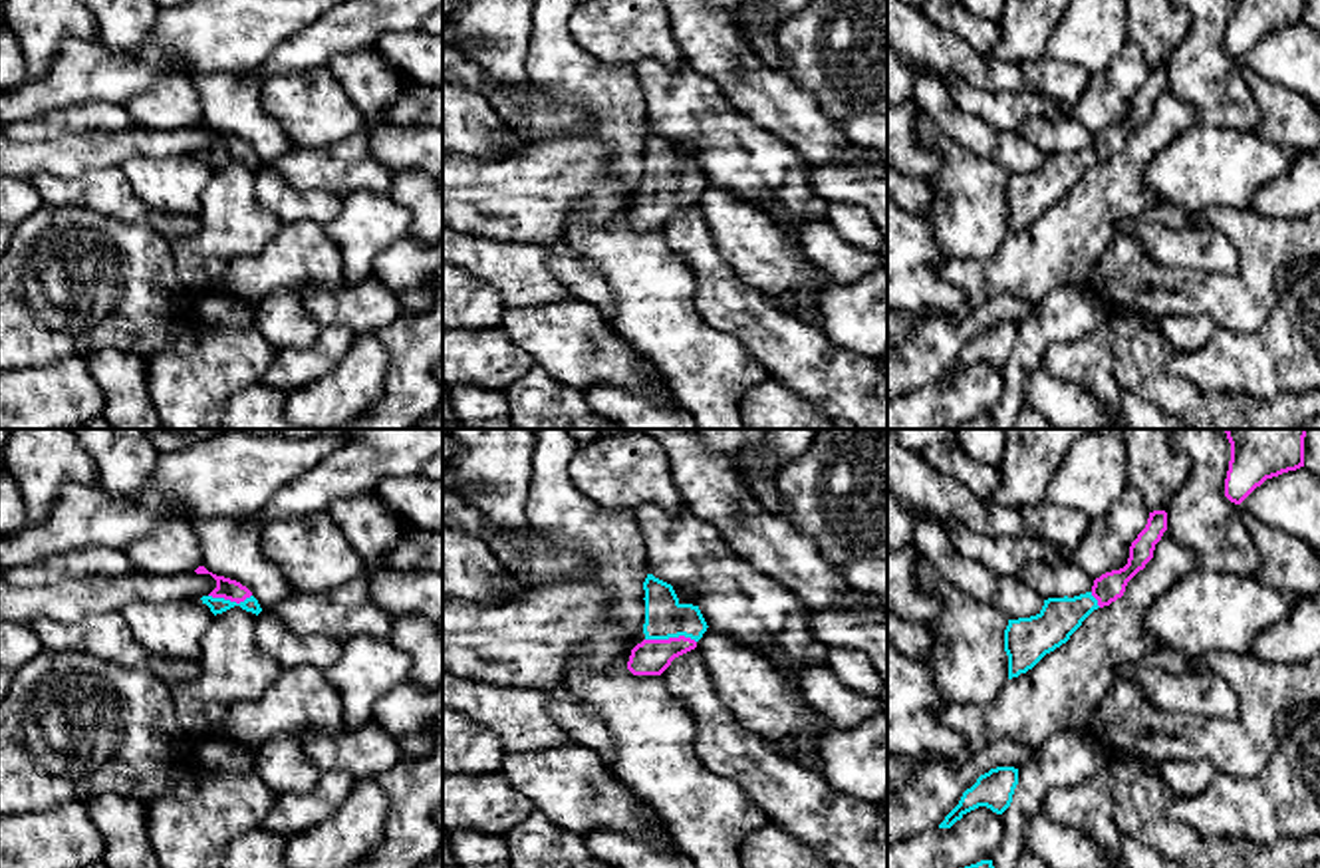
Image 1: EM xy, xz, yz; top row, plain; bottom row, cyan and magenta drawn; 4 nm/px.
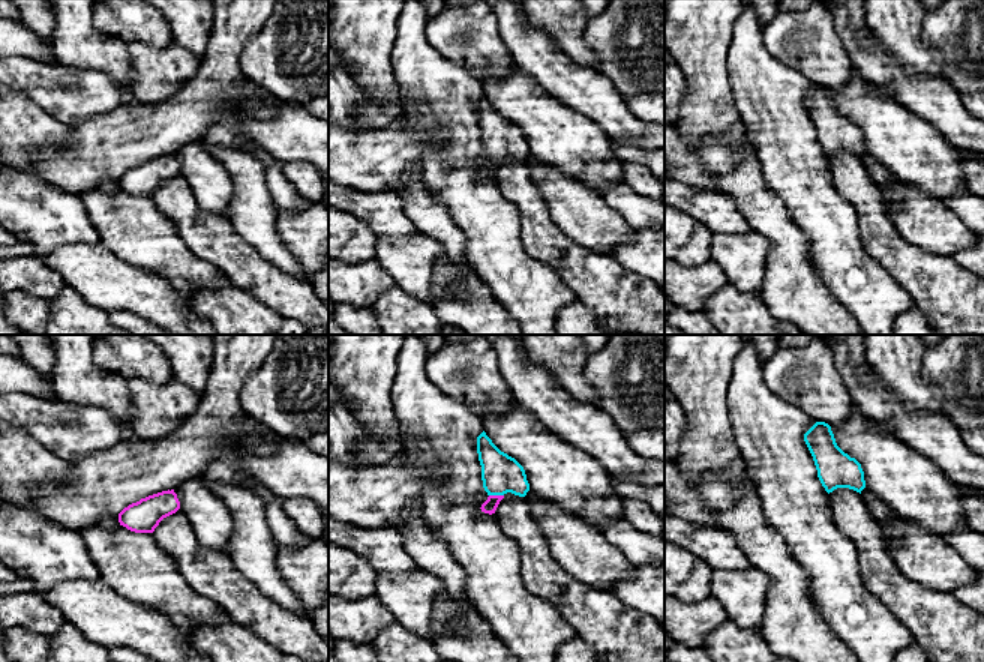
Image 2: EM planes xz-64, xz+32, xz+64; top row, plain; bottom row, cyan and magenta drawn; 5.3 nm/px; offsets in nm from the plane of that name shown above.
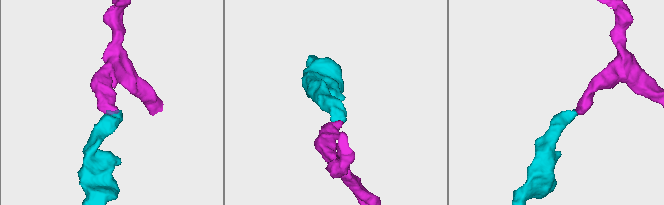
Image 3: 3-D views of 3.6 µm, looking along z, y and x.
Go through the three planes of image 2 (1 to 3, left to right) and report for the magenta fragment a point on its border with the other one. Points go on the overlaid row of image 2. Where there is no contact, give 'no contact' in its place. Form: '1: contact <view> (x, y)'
1: no contact
2: contact xz+32 (497, 494)
3: no contact

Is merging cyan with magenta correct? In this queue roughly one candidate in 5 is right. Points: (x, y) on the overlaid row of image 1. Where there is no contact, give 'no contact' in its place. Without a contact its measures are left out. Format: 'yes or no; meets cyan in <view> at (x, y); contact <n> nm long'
yes; meets cyan in xz at (671, 636); contact 200 nm long

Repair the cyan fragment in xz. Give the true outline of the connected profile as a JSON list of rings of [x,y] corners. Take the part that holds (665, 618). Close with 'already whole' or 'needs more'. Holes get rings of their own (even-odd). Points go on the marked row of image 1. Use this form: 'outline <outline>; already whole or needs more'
outline [[[647,574],[645,640],[631,650],[627,669],[633,675],[661,675],[675,657],[697,648],[707,622],[693,604],[681,604],[673,586]]]; needs more

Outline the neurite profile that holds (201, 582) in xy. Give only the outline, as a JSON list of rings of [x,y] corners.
[[[133,570],[119,578],[62,578],[38,588],[18,588],[0,576],[0,620],[30,624],[40,616],[73,624],[87,616],[117,614],[129,604],[208,596],[216,588],[210,574],[173,576]]]

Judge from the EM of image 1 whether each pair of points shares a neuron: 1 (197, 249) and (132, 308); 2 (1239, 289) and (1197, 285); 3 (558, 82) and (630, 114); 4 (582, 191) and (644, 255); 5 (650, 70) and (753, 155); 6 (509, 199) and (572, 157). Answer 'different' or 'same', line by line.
1: different
2: same
3: same
4: different
5: same
6: same

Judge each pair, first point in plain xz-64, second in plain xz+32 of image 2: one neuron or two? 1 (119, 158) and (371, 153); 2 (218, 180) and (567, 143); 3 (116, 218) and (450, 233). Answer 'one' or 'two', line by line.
1: one
2: two
3: two

